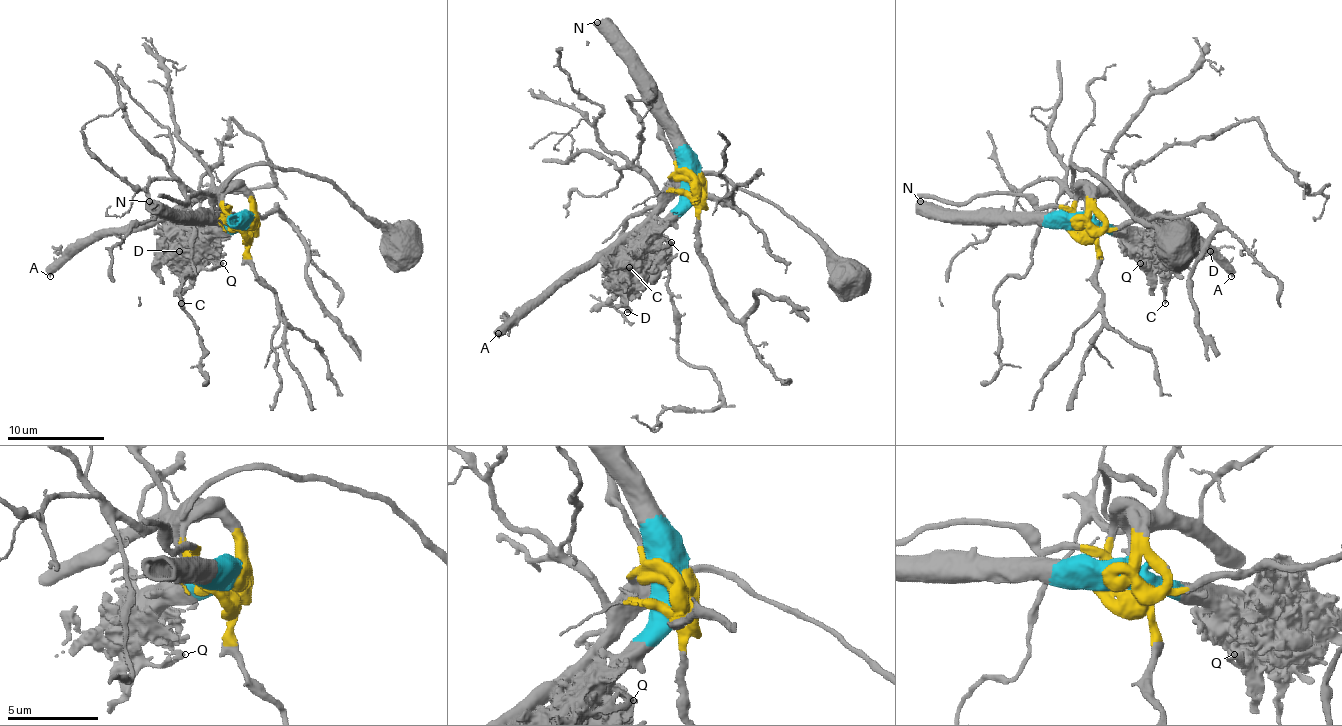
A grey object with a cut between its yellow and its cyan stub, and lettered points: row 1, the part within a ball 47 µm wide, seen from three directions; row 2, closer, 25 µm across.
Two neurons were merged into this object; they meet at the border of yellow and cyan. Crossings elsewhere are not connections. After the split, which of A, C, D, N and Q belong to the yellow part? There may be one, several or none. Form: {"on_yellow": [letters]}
{"on_yellow": ["A"]}

